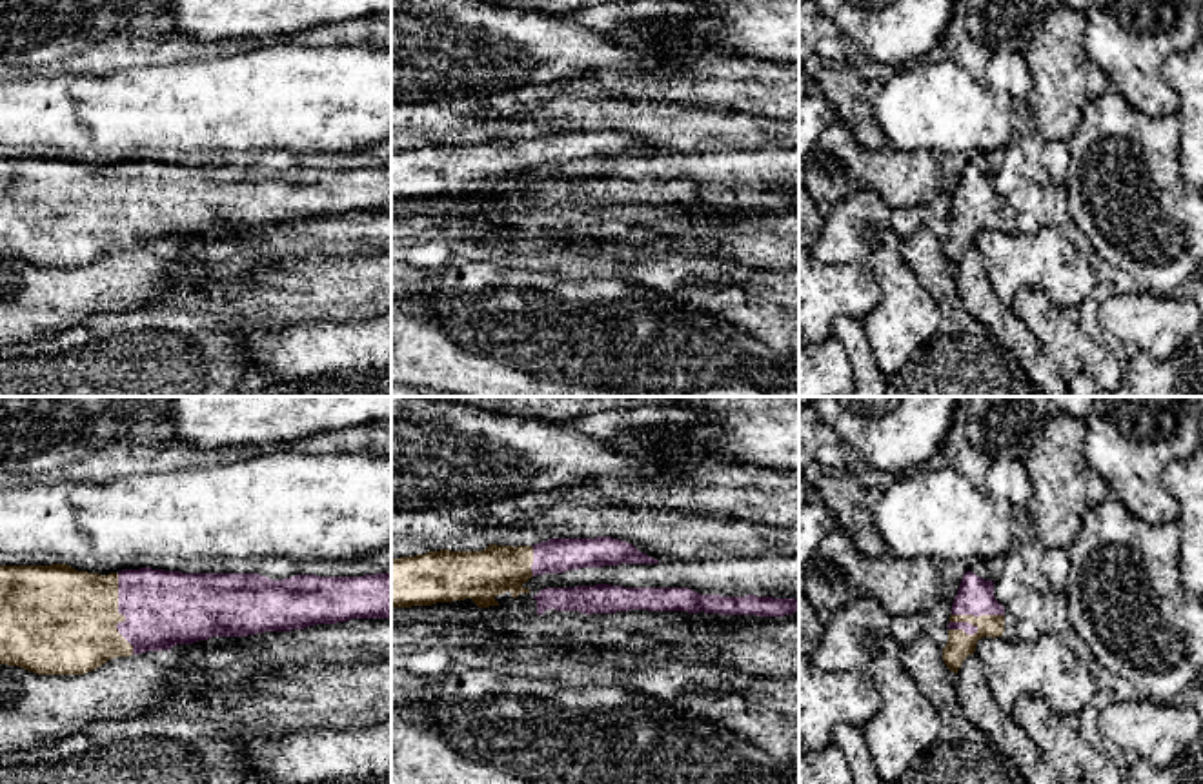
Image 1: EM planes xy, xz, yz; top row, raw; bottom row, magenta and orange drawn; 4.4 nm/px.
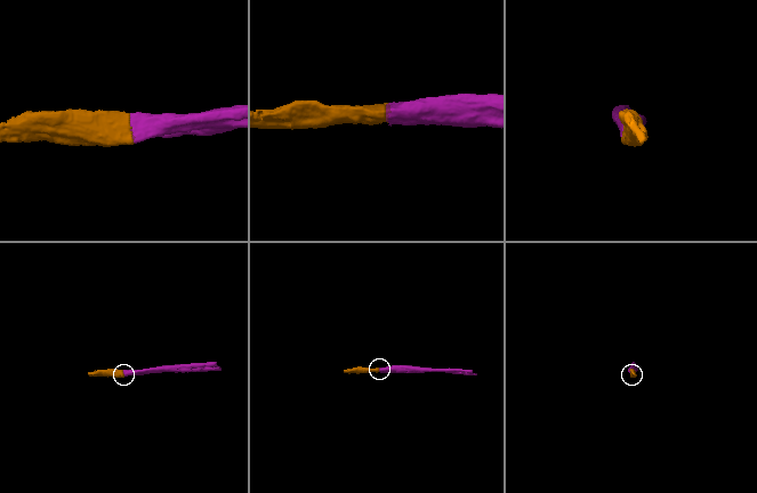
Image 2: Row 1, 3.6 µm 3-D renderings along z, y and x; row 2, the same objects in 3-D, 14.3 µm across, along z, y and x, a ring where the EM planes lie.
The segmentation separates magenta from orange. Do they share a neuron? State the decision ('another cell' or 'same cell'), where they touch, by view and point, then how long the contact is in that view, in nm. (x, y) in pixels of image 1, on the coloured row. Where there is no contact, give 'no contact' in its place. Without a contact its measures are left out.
same cell; meets magenta in xy at (122, 613); contact 360 nm long

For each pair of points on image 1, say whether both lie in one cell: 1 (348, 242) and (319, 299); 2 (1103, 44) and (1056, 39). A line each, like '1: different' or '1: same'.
1: different
2: different

